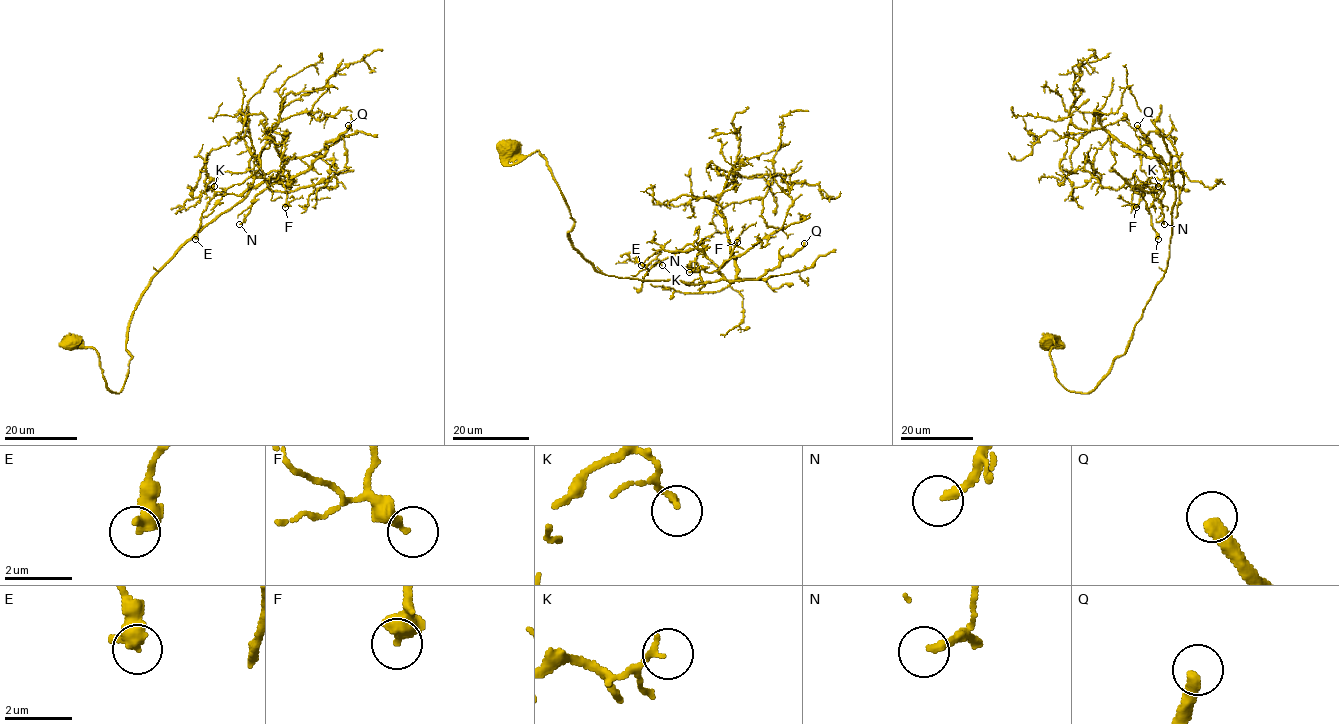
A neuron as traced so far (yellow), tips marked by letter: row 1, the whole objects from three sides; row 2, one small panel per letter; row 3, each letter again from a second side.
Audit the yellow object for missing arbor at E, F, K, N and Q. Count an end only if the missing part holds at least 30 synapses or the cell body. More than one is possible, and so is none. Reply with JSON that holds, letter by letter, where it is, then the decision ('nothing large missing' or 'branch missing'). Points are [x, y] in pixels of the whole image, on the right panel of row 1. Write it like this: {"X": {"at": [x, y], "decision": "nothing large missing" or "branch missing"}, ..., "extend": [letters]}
{"E": {"at": [1158, 239], "decision": "nothing large missing"}, "F": {"at": [1136, 207], "decision": "nothing large missing"}, "K": {"at": [1158, 186], "decision": "nothing large missing"}, "N": {"at": [1164, 224], "decision": "branch missing"}, "Q": {"at": [1137, 125], "decision": "branch missing"}, "extend": ["N", "Q"]}

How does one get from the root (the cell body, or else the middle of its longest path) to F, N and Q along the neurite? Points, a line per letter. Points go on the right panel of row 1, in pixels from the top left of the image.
F: (1049, 341), (1055, 377), (1074, 392), (1090, 393), (1124, 353), (1167, 267), (1173, 182), (1141, 181), (1136, 207)
N: (1049, 341), (1056, 379), (1090, 393), (1124, 353), (1167, 267), (1170, 180), (1164, 224)
Q: (1049, 341), (1056, 379), (1070, 391), (1090, 393), (1124, 353), (1163, 276), (1176, 191), (1137, 125)

